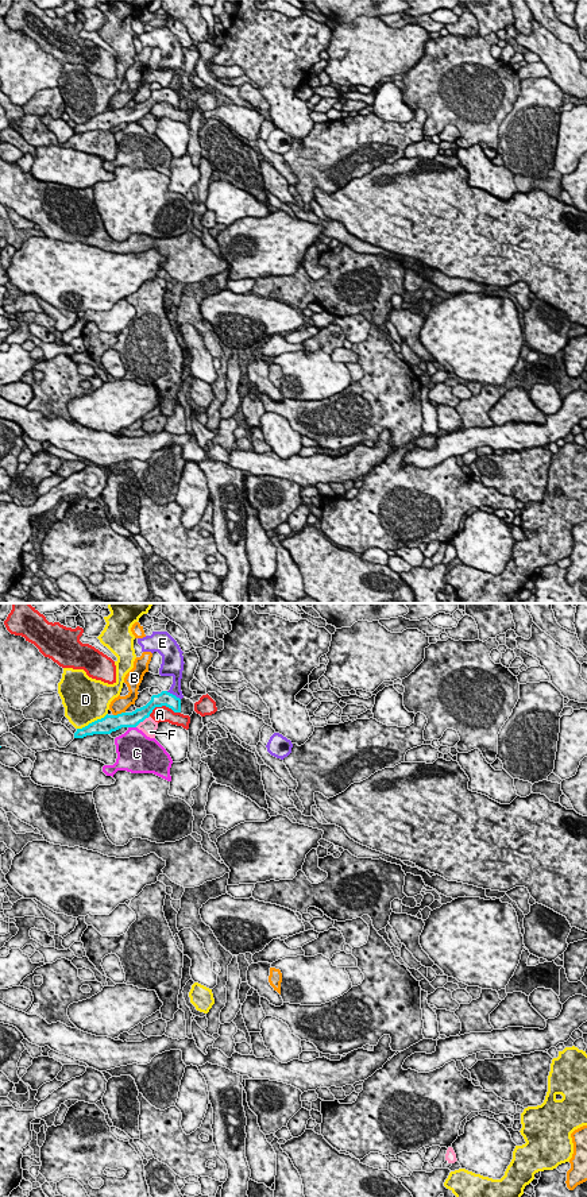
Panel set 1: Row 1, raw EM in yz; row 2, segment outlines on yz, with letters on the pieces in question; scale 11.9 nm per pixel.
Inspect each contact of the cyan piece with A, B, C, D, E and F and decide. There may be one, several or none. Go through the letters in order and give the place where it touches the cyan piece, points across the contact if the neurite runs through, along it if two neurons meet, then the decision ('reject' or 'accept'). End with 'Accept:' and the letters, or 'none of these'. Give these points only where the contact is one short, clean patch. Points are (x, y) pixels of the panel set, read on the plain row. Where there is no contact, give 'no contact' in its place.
A: meets cyan in yz at (163, 100); reject
B: meets cyan in yz at (119, 109); reject
C: meets cyan in yz at (132, 122); border along yz (128, 122), (135, 123); reject
D: meets cyan in yz at (92, 118); border along yz (107, 108), (77, 124); reject
E: meets cyan in yz at (172, 89); reject
F: meets cyan in yz at (142, 116); reject
Accept: none of these

